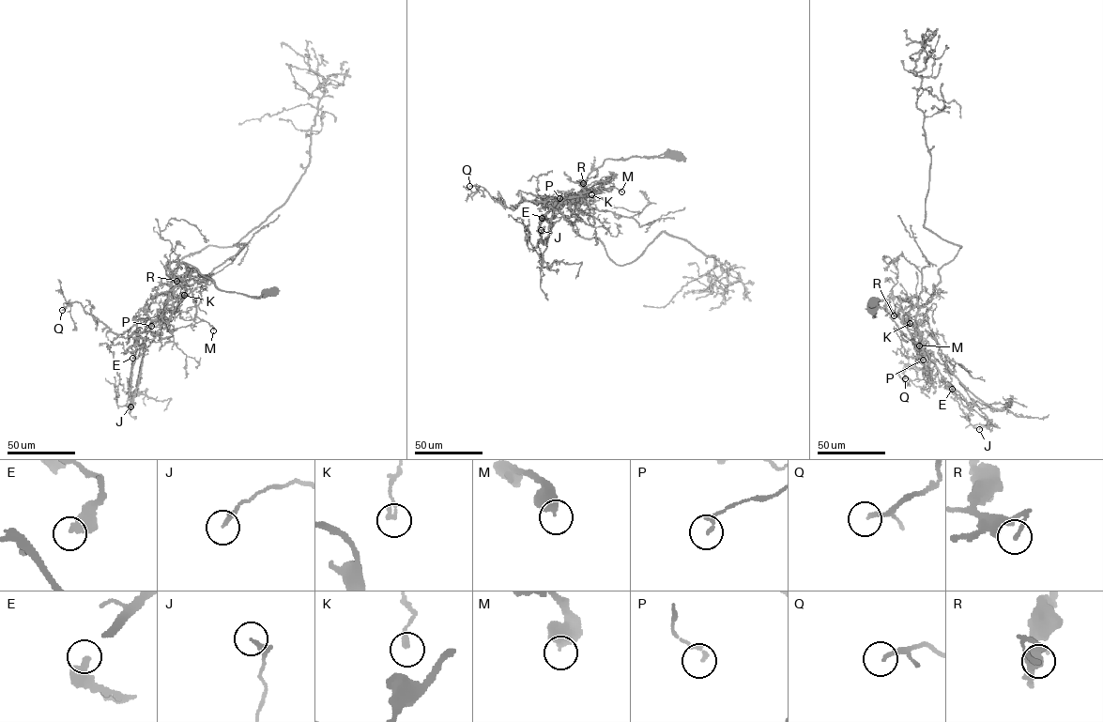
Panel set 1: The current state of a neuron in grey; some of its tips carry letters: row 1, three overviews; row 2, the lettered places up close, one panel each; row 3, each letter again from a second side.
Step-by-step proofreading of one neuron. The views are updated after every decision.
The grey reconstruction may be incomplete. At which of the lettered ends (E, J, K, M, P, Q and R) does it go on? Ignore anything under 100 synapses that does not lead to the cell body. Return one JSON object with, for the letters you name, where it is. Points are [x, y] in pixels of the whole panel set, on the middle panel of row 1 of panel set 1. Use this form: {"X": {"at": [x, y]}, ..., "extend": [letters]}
{"extend": []}

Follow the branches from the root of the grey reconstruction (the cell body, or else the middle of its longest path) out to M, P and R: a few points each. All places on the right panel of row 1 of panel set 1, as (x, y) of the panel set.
M: (872, 303), (874, 317), (869, 307), (877, 300), (897, 297), (909, 301), (907, 327), (919, 345)
P: (872, 303), (874, 317), (869, 307), (880, 299), (897, 297), (915, 305), (923, 360)
R: (872, 303), (876, 311), (874, 317), (870, 305), (880, 299), (892, 299), (894, 315)

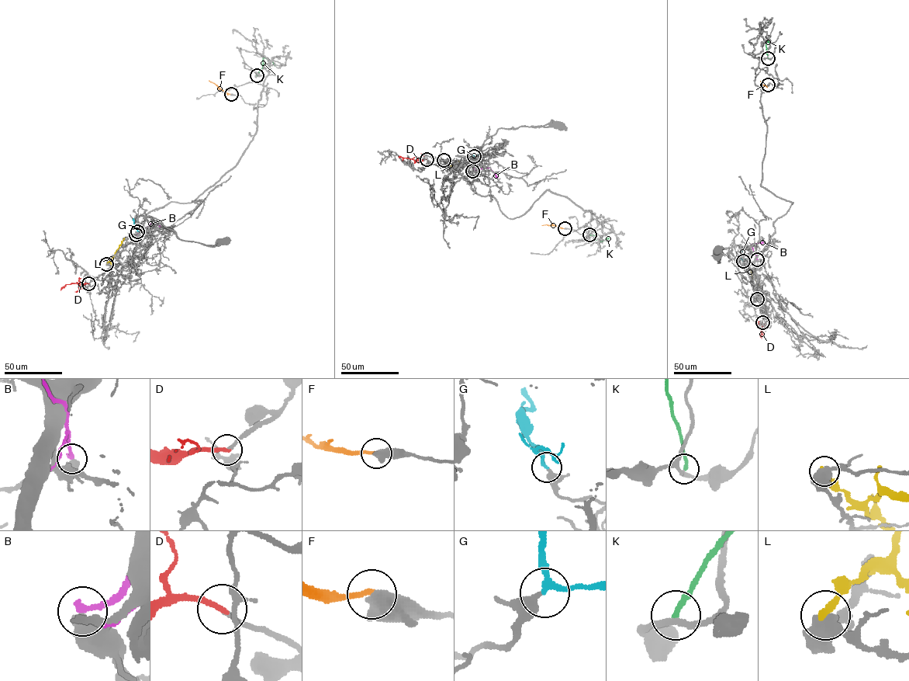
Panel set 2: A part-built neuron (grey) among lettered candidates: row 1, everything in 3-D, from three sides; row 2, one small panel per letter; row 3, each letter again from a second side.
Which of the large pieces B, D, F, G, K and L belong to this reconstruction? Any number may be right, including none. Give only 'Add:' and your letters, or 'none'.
Add: D, G

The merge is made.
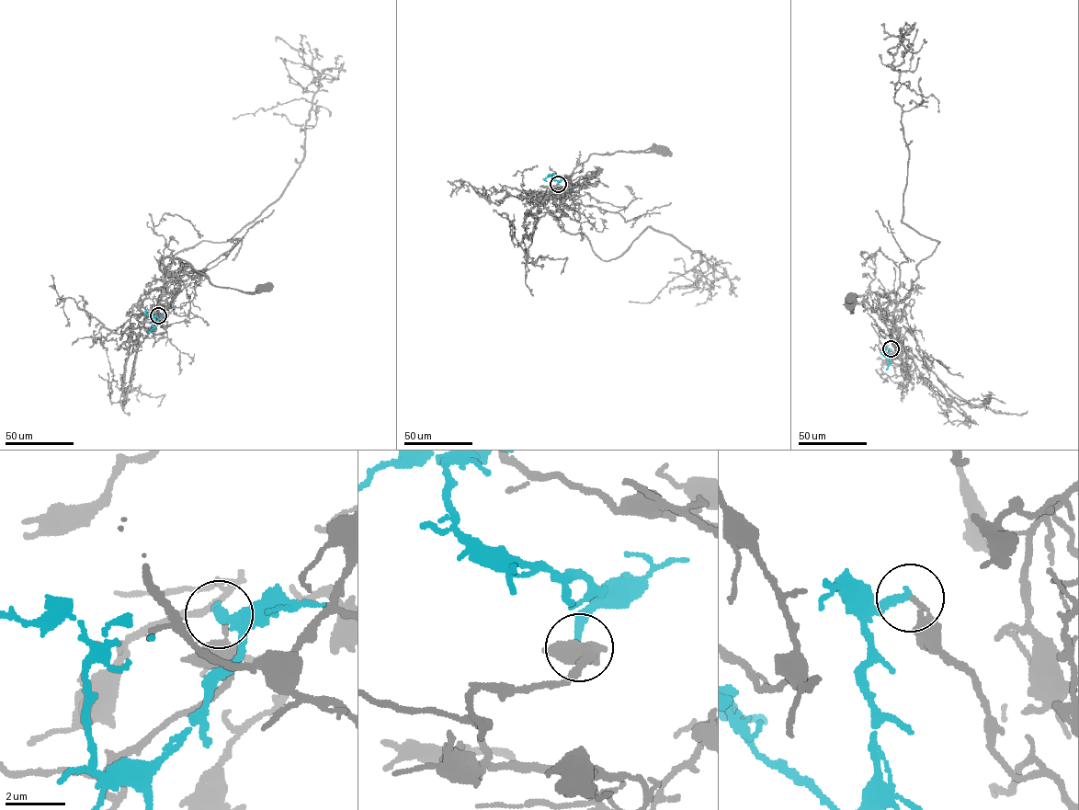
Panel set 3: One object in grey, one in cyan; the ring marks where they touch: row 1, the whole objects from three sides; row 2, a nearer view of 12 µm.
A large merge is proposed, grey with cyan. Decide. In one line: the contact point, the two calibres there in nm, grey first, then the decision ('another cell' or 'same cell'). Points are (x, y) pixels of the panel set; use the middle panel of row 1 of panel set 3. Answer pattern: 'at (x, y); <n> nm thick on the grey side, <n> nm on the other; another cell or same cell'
at (558, 184); 150 nm thick on the grey side, 280 nm on the other; another cell

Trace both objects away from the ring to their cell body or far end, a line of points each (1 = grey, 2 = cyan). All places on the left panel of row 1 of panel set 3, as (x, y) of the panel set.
1: (159, 315), (150, 331), (142, 325), (160, 299), (172, 257), (186, 261), (214, 285), (255, 292), (266, 288)
2: (158, 315), (153, 323), (153, 316), (144, 313), (147, 308)

